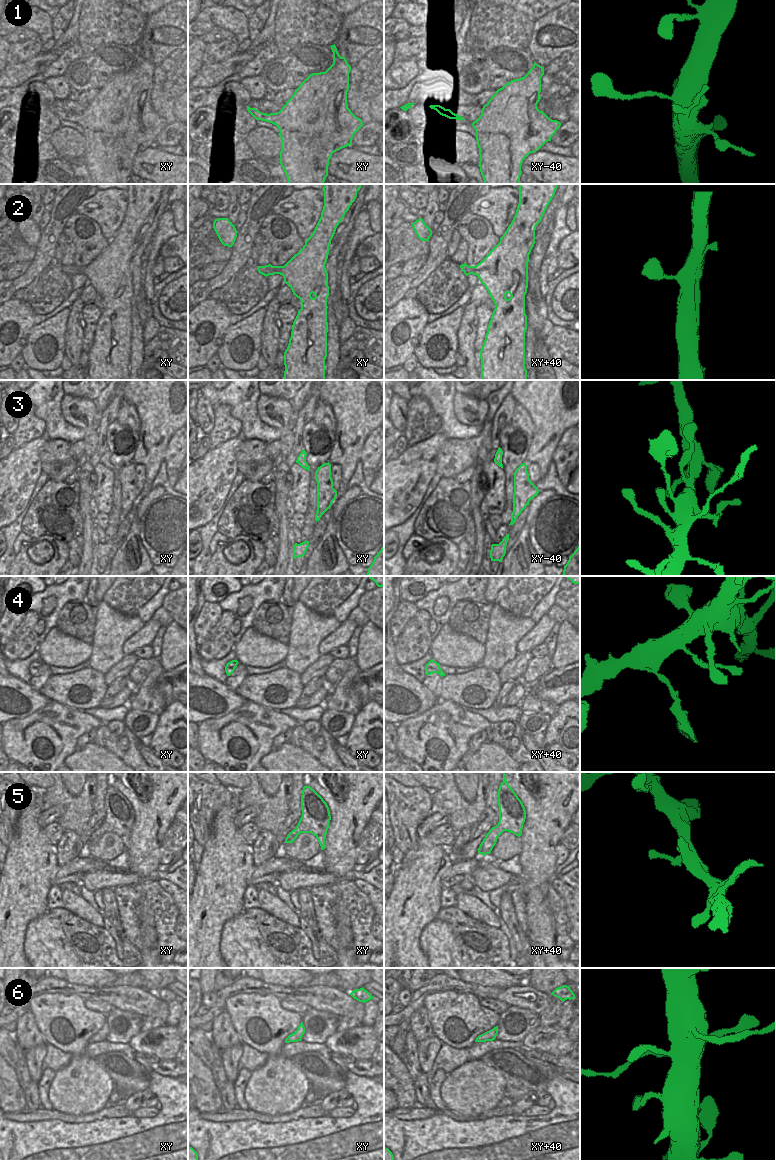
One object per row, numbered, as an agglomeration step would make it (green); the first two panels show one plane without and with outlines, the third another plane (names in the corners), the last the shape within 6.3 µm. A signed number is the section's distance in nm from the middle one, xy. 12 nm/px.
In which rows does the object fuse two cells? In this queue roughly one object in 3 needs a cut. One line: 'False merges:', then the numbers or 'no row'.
False merges: 6

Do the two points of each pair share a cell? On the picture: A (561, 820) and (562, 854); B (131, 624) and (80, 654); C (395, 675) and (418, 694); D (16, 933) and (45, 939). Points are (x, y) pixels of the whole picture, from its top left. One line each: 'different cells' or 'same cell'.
A: different cells
B: different cells
C: same cell
D: different cells

